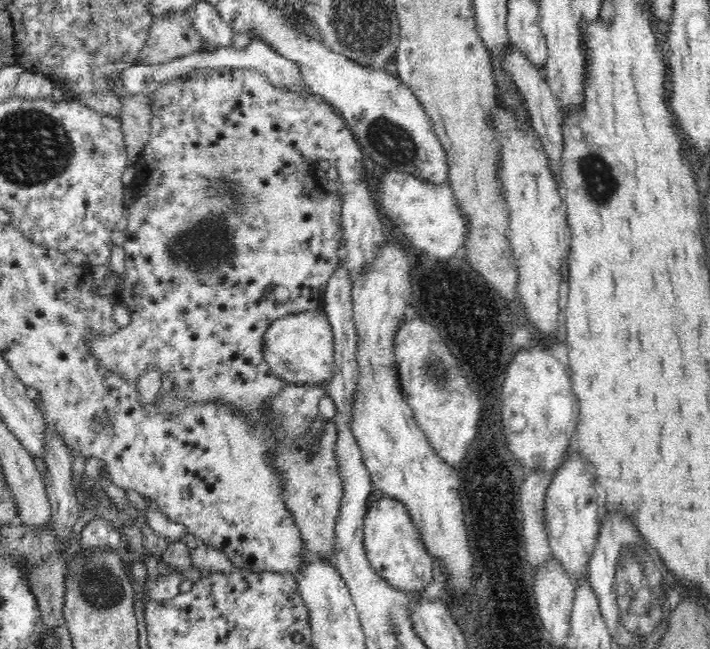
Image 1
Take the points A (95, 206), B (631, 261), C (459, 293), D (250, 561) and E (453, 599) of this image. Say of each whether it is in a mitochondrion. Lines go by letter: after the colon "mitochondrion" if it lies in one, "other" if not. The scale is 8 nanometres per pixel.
A: other
B: other
C: other
D: other
E: other

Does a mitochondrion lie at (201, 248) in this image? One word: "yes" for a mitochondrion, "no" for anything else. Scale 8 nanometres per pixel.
yes

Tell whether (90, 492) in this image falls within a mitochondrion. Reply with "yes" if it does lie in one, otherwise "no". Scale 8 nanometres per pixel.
no

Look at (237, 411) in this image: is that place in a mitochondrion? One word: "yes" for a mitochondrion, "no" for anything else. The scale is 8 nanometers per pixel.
no

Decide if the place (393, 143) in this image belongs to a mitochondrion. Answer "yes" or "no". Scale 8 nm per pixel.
yes

